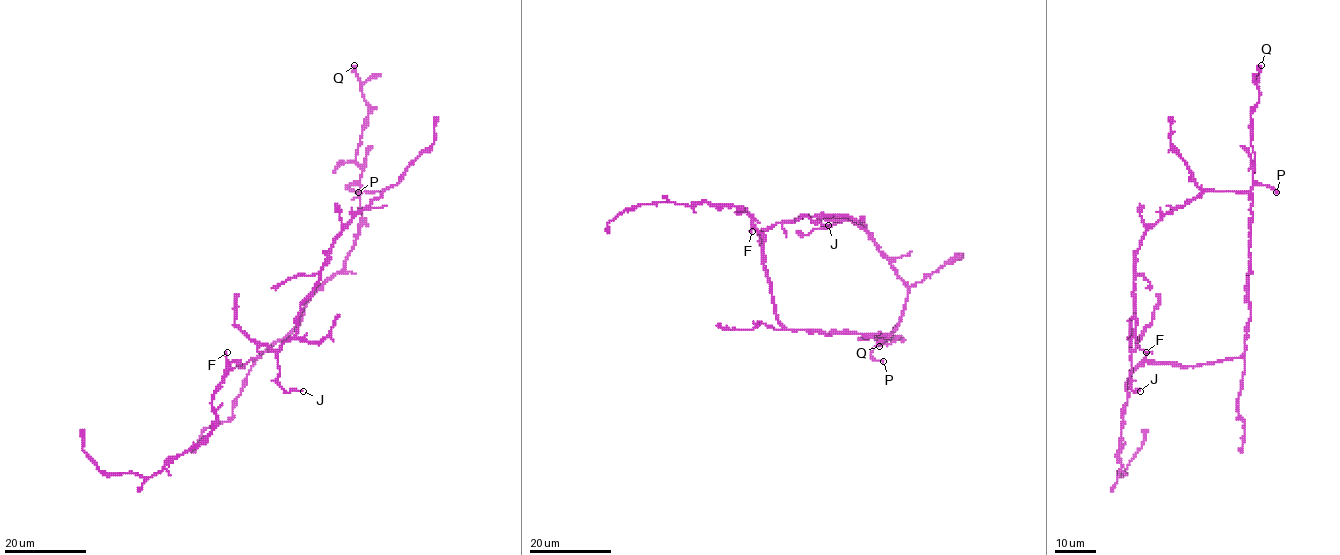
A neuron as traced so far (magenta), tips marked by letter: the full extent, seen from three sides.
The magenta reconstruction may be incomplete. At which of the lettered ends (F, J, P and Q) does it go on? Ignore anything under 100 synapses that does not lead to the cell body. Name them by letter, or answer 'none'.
P

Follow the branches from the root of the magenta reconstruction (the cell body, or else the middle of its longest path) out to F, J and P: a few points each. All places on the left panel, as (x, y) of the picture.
F: (324, 283), (306, 303), (302, 320), (258, 356), (240, 365), (228, 360), (227, 352)
J: (324, 283), (358, 233), (360, 194), (383, 191), (341, 231), (278, 353), (278, 384), (303, 391)
P: (324, 283), (343, 269), (358, 233), (361, 187), (353, 184), (346, 186), (358, 192)

